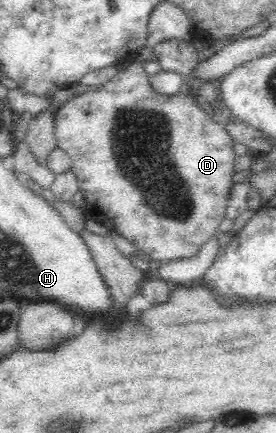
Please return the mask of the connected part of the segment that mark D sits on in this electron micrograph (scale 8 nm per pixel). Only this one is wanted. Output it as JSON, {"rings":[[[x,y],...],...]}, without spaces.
{"rings":[[[134,62],[124,70],[120,70],[108,81],[81,95],[76,95],[69,99],[55,113],[57,147],[64,148],[64,151],[72,158],[71,172],[77,177],[77,184],[84,197],[84,209],[88,217],[103,224],[110,231],[122,235],[128,243],[139,248],[153,258],[152,265],[175,261],[195,255],[216,233],[222,221],[226,218],[228,211],[228,200],[231,196],[231,189],[236,185],[234,178],[234,161],[238,156],[234,152],[234,145],[237,140],[229,131],[226,123],[222,123],[218,114],[206,111],[204,107],[198,105],[195,90],[183,90],[179,93],[163,93],[156,91],[155,84],[151,80],[151,75],[145,70],[143,62]]]}

